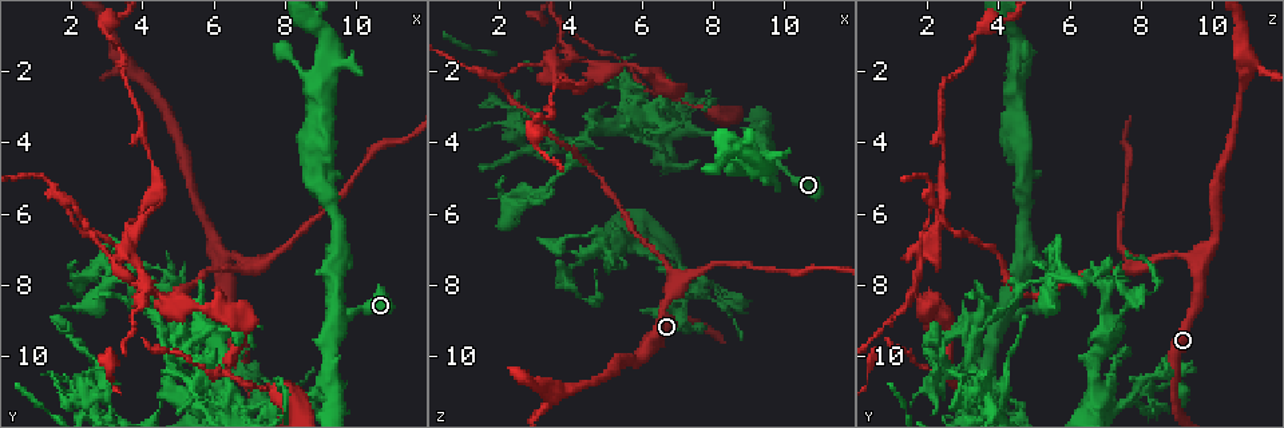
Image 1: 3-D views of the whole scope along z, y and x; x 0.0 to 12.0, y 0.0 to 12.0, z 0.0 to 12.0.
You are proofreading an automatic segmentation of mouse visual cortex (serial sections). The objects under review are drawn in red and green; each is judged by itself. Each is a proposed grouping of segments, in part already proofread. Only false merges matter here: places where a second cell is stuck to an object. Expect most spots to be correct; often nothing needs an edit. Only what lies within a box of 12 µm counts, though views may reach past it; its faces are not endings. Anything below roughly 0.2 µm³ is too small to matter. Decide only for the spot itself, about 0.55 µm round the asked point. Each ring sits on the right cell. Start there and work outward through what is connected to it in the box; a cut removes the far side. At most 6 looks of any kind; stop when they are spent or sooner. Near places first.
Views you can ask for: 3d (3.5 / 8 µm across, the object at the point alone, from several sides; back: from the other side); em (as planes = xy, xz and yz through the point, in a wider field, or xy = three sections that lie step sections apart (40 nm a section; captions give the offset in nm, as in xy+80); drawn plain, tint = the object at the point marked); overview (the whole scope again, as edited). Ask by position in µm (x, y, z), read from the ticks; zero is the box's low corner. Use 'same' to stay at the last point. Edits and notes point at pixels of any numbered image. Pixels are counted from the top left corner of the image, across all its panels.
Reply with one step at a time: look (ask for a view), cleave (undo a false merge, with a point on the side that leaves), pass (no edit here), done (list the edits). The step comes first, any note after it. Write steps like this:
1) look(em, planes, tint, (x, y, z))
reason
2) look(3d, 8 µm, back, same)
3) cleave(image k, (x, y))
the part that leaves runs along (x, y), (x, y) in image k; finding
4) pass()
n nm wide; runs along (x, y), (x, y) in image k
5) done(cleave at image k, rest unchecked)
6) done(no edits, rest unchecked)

look(3d, 3.5 µm, back, (6.2, 7.5, 9.6))

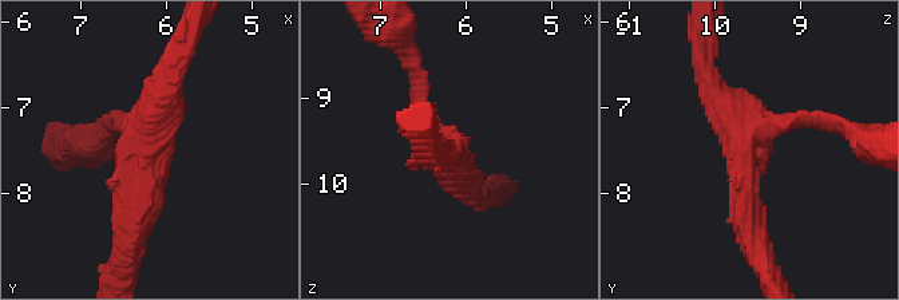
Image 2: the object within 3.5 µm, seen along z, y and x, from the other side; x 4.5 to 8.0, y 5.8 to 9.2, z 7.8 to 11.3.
look(em, xy, step 5, tint, (6.30, 7.40, 9.65))

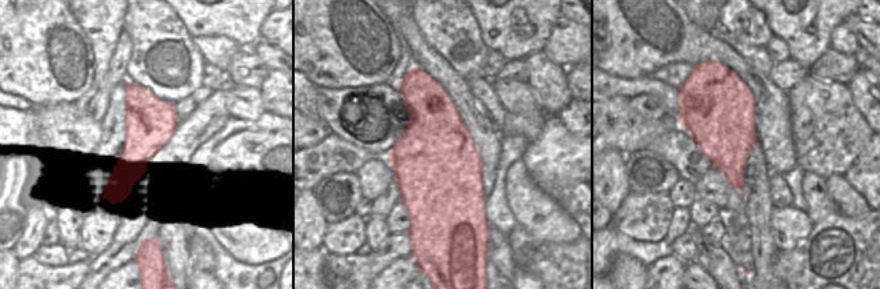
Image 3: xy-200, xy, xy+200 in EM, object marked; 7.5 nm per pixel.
look(em, planes, tint, same)

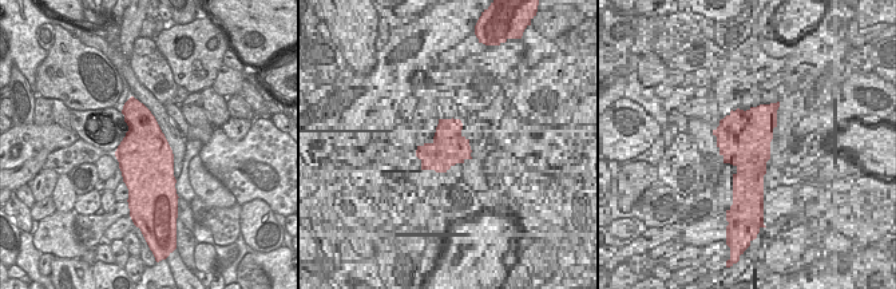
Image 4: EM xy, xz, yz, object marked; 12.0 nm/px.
pass()
runs along (751, 233), (744, 142), (819, 118) in image 2; one cell here

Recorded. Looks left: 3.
look(3d, 3.5 µm, (6.9, 7.5, 8.1))
a fork

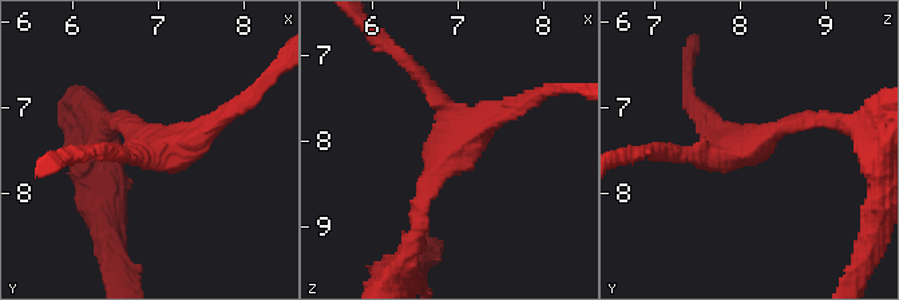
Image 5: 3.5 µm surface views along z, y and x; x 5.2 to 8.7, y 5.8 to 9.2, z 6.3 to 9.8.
look(em, xy, step 2, tint, (7.00, 7.45, 8.05))
3 arms; arms of 200, 200, 250 nm

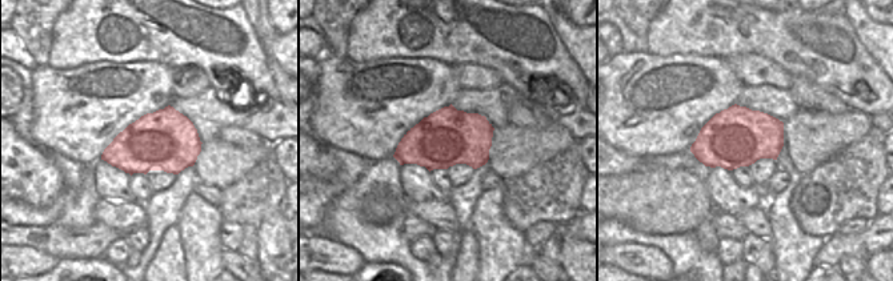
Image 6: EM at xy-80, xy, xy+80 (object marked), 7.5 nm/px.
pass()
runs along (811, 118), (717, 154), (670, 150) in image 5; continuous, no second cell

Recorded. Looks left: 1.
done(no edits, rest unchecked)

